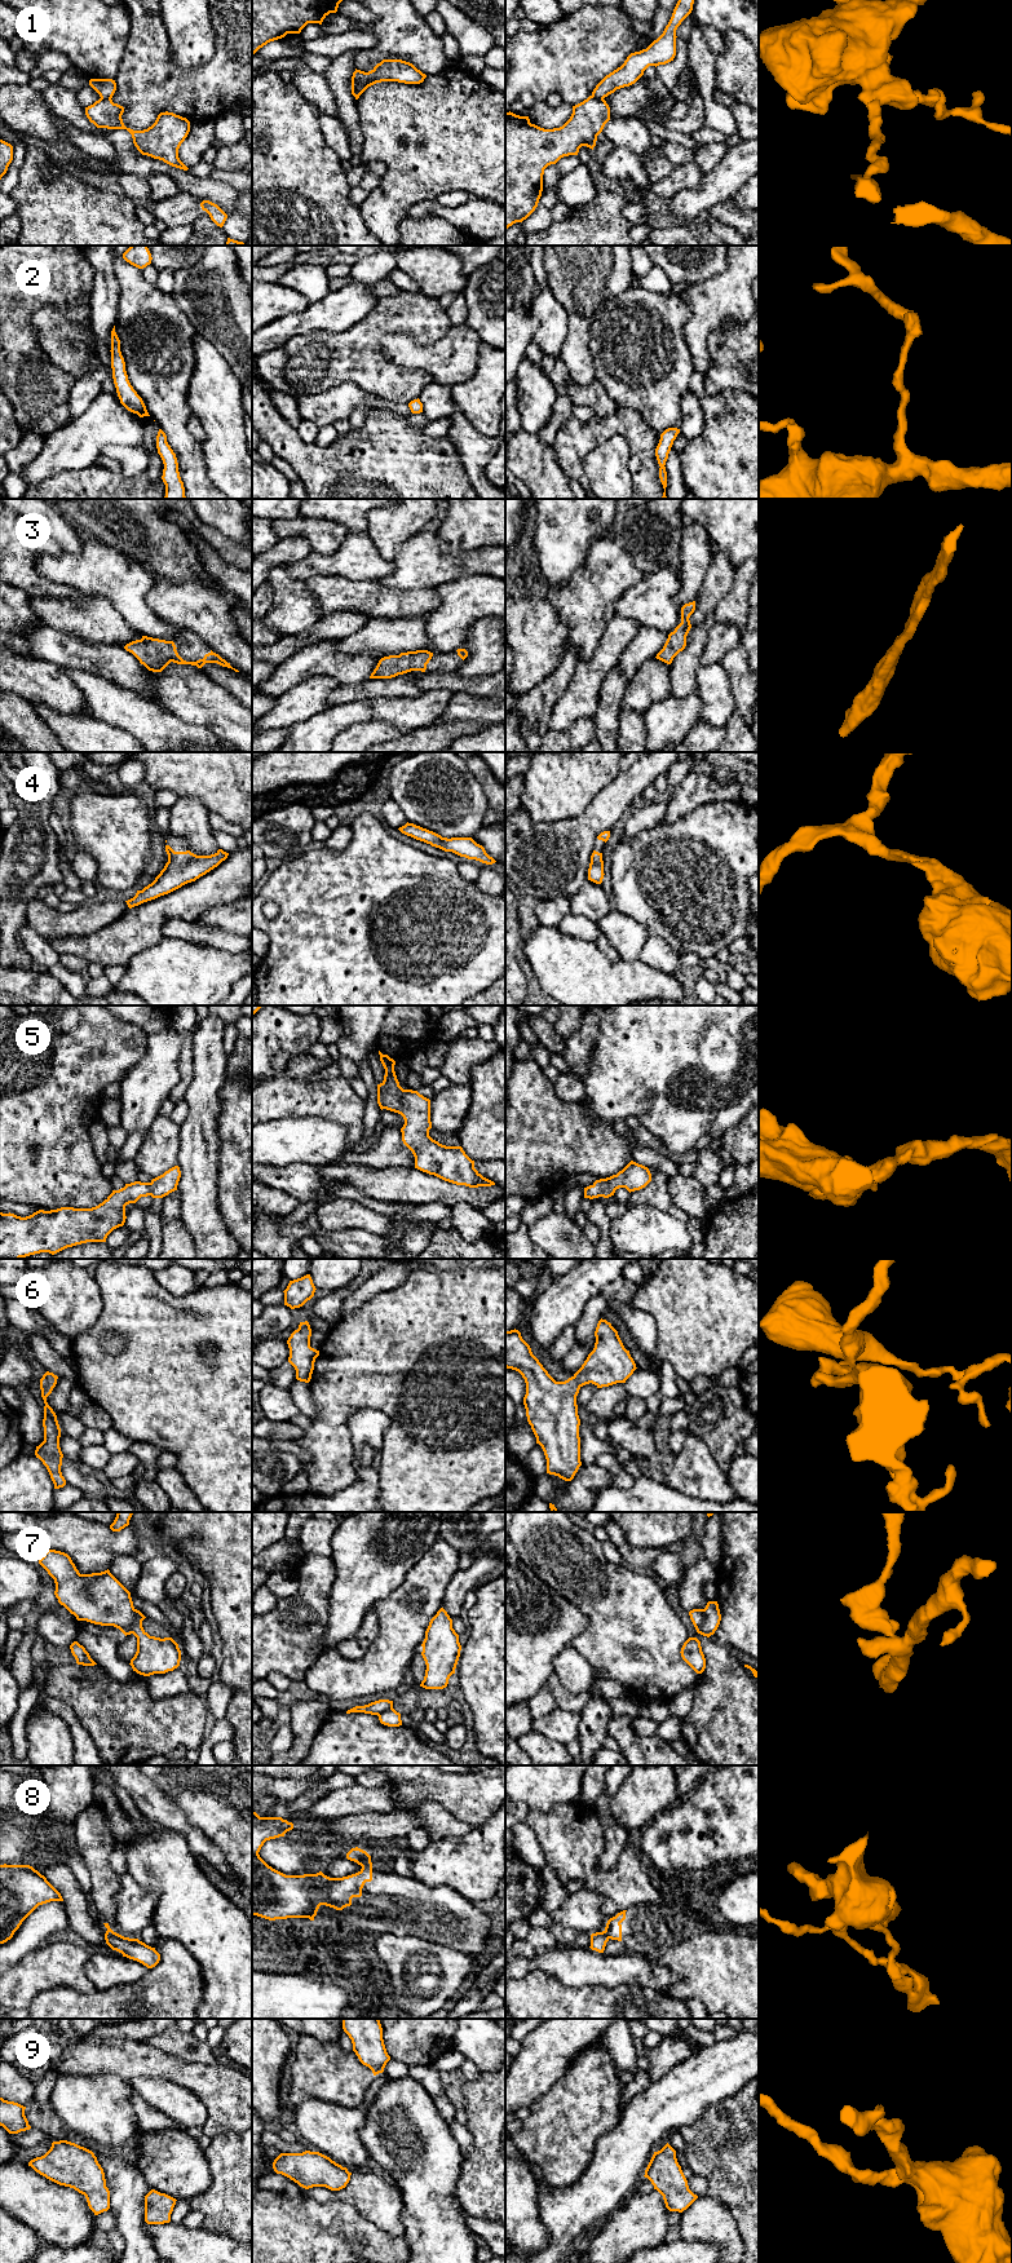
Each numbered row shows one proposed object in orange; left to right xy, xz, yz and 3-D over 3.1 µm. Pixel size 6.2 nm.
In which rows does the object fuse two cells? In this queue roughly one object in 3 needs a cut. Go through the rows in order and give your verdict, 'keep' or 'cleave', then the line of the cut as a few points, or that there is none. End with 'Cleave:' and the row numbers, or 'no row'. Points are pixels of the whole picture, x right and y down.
1: cleave; cut in yz along (592, 94), (602, 100)
2: keep; no cut
3: keep; no cut
4: keep; no cut
5: keep; no cut
6: keep; no cut
7: cleave; cut in xy along (136, 1609), (136, 1620), (131, 1632)
8: cleave; cut in xz along (371, 1865), (362, 1868)
9: keep; no cut
Cleave: 1, 7, 8

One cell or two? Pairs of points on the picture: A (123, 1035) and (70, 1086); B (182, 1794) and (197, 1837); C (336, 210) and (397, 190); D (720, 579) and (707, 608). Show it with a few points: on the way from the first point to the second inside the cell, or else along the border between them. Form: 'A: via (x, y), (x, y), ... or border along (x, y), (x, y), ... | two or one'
A: via (110, 1048), (83, 1073) | one
B: border along (173, 1803), (185, 1815), (186, 1821), (215, 1847) | two
C: border along (359, 208), (362, 220), (370, 231) | two
D: via (715, 586), (707, 601) | one

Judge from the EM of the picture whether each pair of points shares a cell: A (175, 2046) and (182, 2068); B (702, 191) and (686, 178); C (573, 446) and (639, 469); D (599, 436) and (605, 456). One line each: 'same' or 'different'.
A: different
B: different
C: same
D: different

